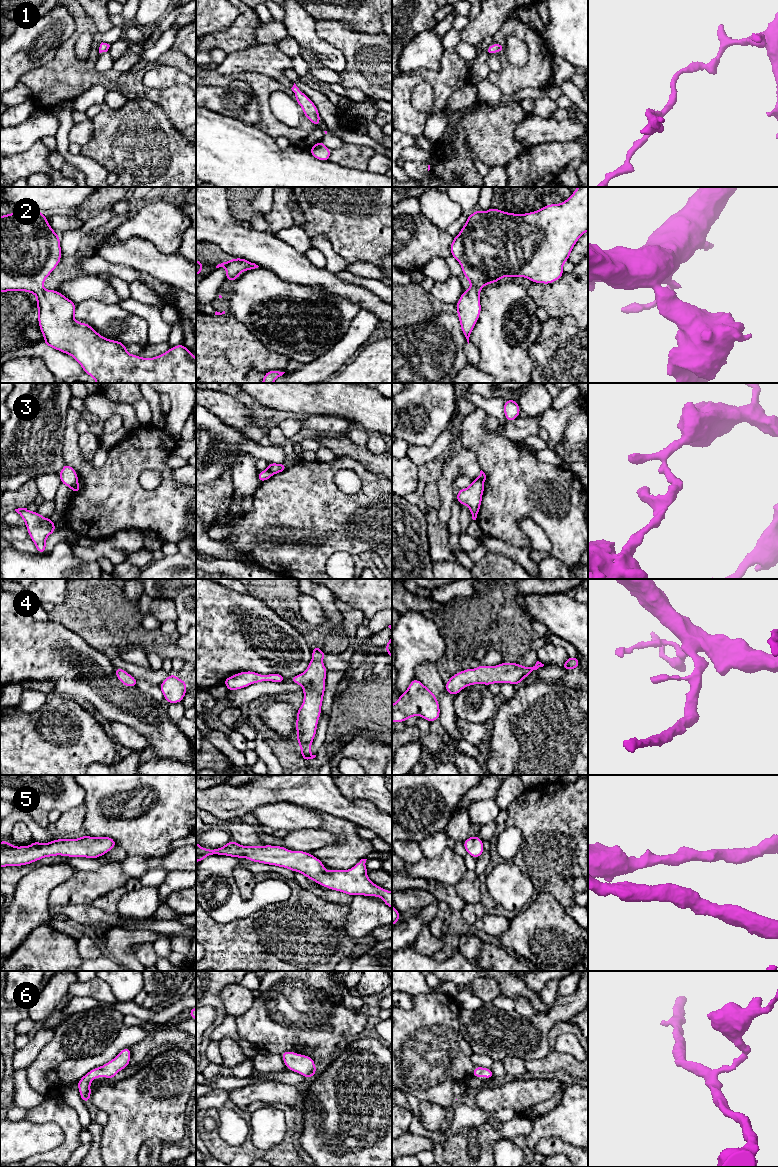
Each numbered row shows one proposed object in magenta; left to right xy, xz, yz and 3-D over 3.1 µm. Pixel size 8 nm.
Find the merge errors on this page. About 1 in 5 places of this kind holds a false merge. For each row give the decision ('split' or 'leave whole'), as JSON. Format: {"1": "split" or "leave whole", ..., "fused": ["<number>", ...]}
{"1": "leave whole", "2": "leave whole", "3": "split", "4": "leave whole", "5": "leave whole", "6": "leave whole", "fused": ["3"]}

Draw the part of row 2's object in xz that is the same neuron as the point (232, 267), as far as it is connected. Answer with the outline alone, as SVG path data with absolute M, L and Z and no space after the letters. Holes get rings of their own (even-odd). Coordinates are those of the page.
M233 258L230 261L223 262L216 266L216 268L219 267L224 267L226 269L226 280L233 282L245 269L251 271L259 266L243 258Z

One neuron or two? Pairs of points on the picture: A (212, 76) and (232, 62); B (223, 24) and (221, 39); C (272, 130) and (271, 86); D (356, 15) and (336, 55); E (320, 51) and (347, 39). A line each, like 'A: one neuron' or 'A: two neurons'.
A: two neurons
B: two neurons
C: one neuron
D: two neurons
E: two neurons

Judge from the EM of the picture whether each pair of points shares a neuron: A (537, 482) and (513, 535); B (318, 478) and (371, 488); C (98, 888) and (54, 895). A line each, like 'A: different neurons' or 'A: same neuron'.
A: same neuron
B: same neuron
C: same neuron

